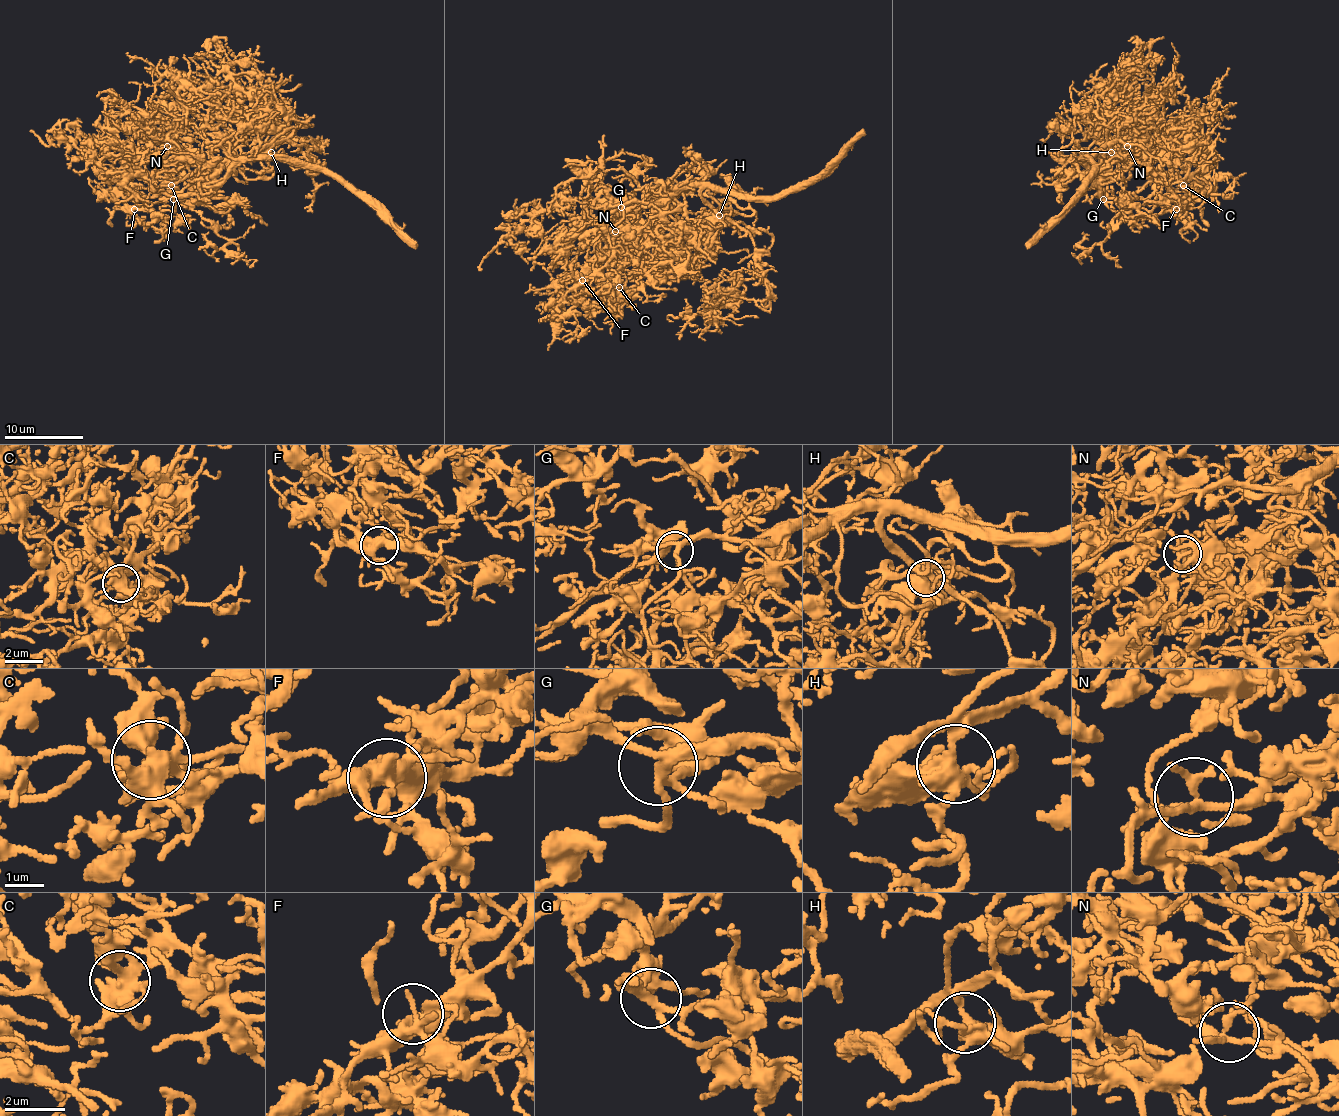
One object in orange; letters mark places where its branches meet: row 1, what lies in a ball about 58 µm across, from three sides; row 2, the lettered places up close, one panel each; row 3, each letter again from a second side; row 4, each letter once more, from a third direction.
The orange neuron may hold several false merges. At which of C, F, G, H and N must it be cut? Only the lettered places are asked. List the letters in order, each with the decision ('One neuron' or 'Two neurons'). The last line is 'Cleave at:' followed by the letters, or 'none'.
C: One neuron
F: One neuron
G: One neuron
H: One neuron
N: One neuron
Cleave at: none

